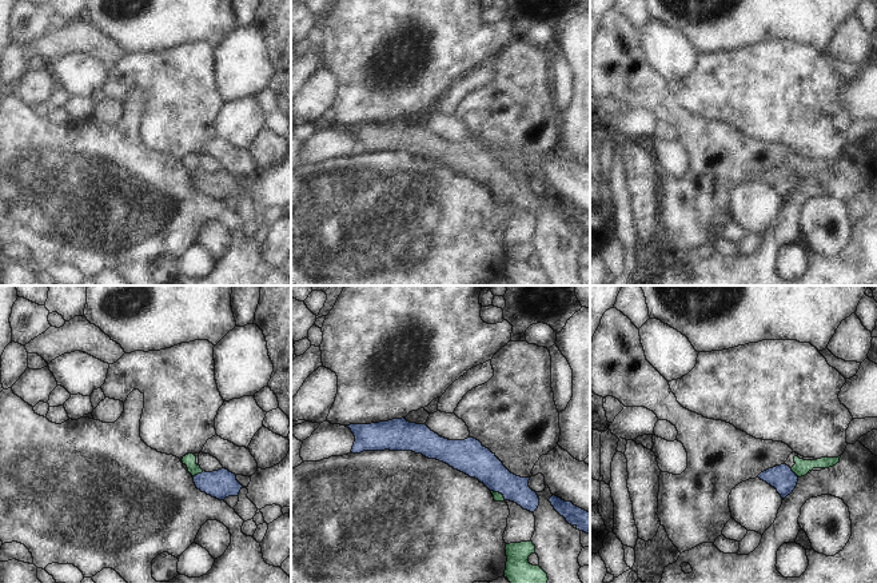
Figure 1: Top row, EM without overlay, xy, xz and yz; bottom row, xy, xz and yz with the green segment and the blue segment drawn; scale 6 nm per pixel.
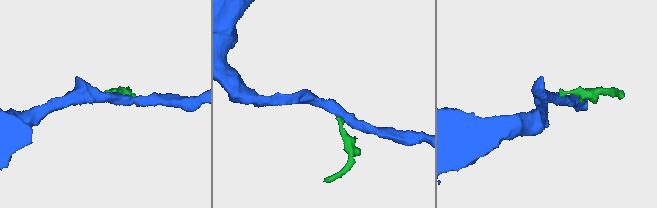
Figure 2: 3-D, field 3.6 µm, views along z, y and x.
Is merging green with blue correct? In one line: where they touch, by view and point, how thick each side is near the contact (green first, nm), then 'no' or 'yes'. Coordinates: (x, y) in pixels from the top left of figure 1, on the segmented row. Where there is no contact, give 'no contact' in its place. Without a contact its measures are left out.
xy (198, 472) | 80/170 nm | no

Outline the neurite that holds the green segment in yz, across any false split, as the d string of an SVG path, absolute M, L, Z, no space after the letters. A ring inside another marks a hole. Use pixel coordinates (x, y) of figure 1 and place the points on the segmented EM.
M796 452L790 454L788 460L784 463L792 468L792 471L798 476L805 476L812 471L821 471L829 467L836 466L840 462L840 458L804 458Z

